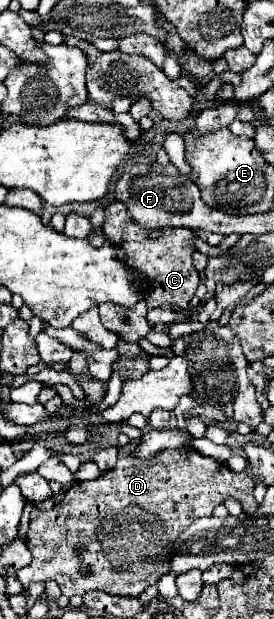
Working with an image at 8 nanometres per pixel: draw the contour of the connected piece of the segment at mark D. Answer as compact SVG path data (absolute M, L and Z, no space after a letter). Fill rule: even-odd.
M139 439L129 441L125 447L119 447L117 465L91 481L73 481L65 491L63 501L53 509L35 509L31 513L31 523L27 531L29 549L33 561L17 573L17 579L23 587L31 583L55 581L63 595L85 595L87 591L103 589L113 595L133 595L137 597L145 587L155 585L157 577L169 569L169 553L173 541L179 533L199 517L213 515L215 505L233 497L243 505L245 513L257 511L257 501L253 497L255 481L247 473L235 473L227 463L219 463L207 455L201 455L193 447L163 449L155 453L155 459L141 459L135 455ZM81 545L83 557L77 557L73 547Z

